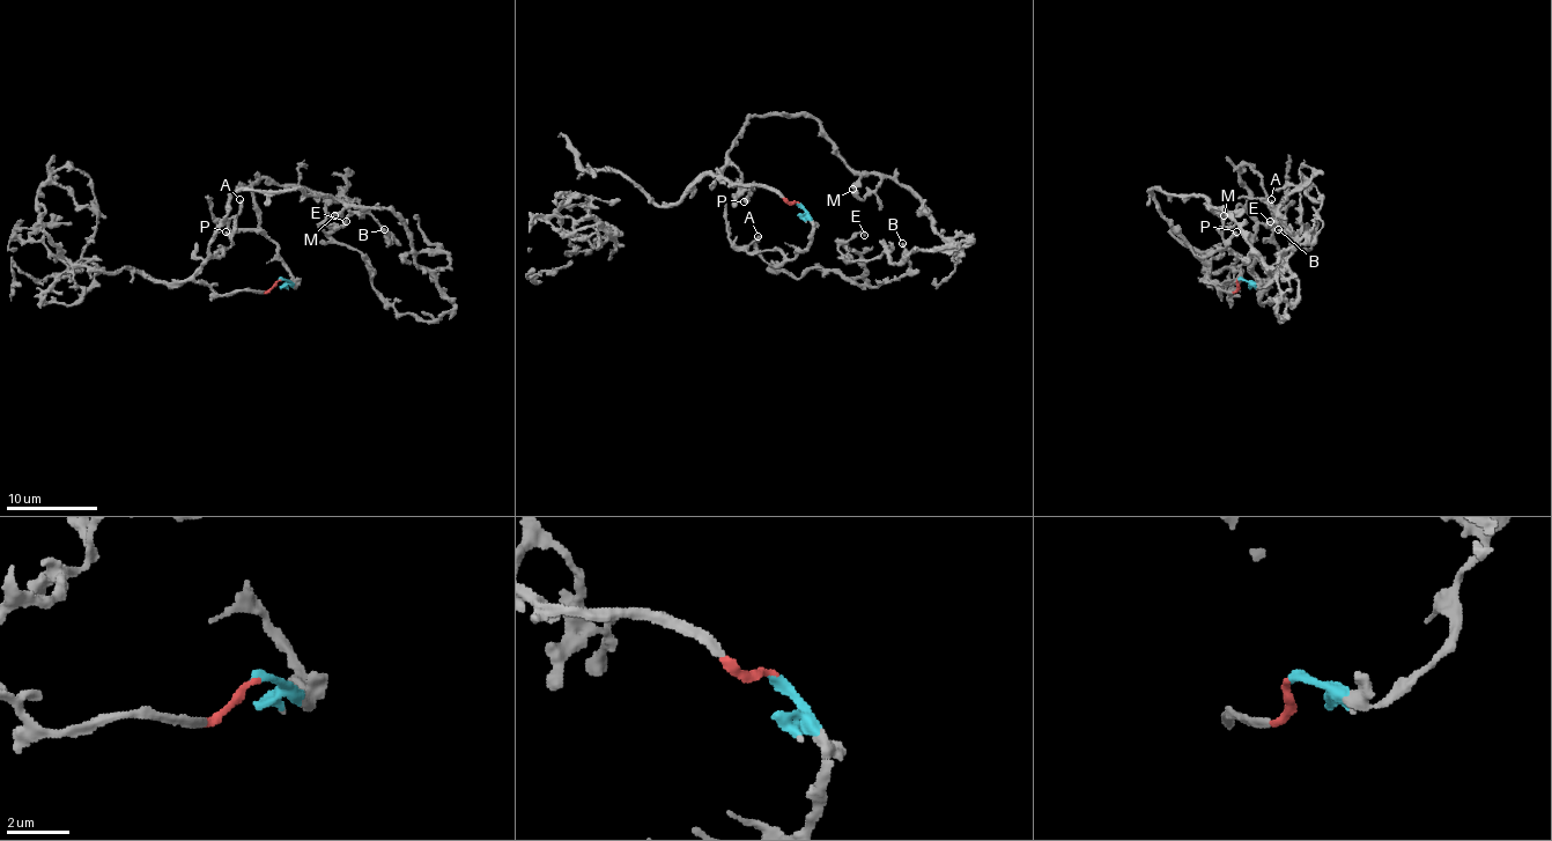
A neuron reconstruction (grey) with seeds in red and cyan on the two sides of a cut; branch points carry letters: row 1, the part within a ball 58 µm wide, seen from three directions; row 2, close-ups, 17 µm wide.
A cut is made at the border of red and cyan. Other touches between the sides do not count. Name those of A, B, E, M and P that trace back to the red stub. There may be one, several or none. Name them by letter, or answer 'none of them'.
E, M, P

